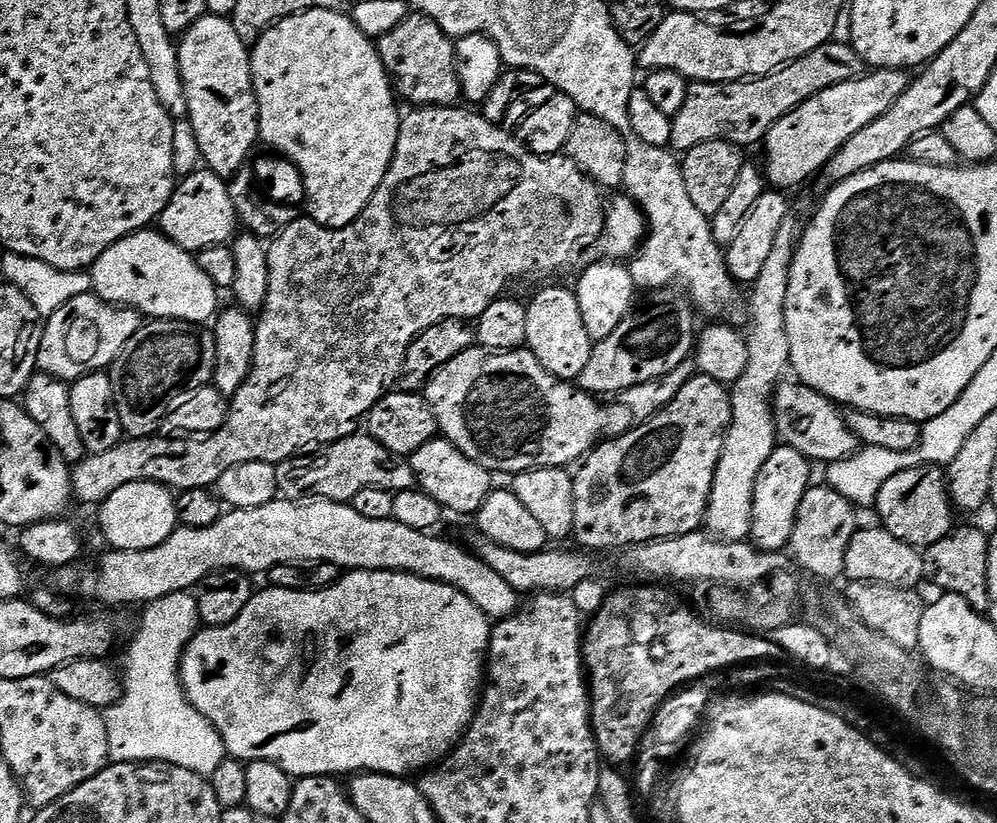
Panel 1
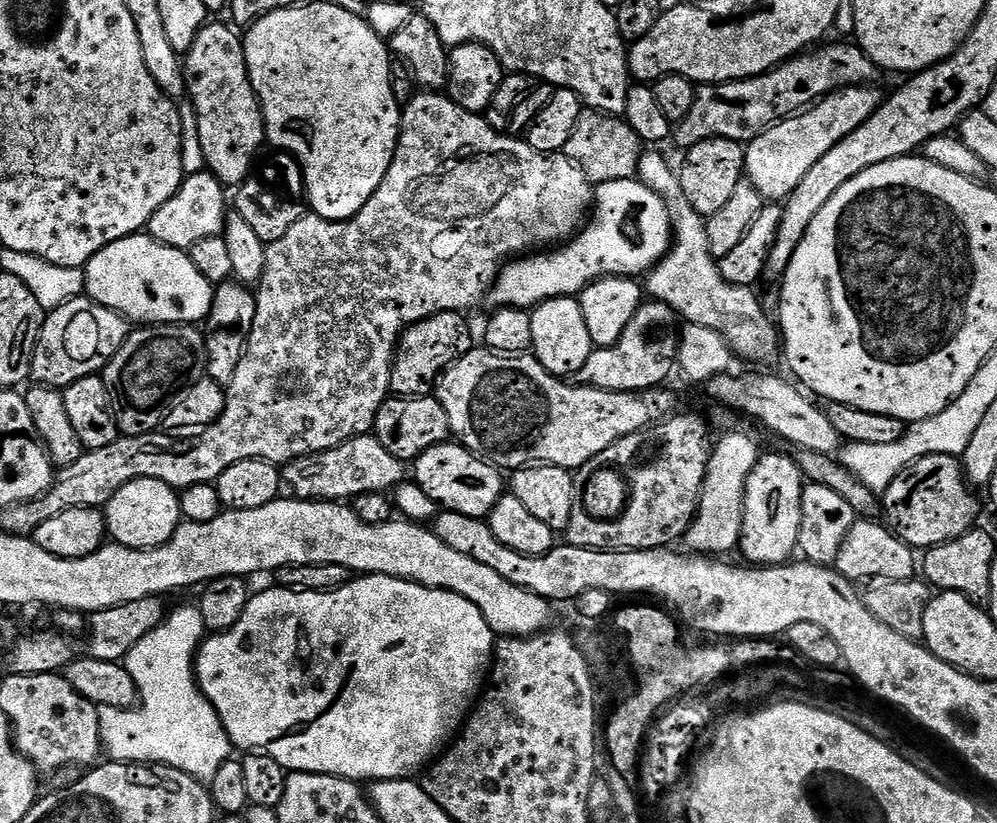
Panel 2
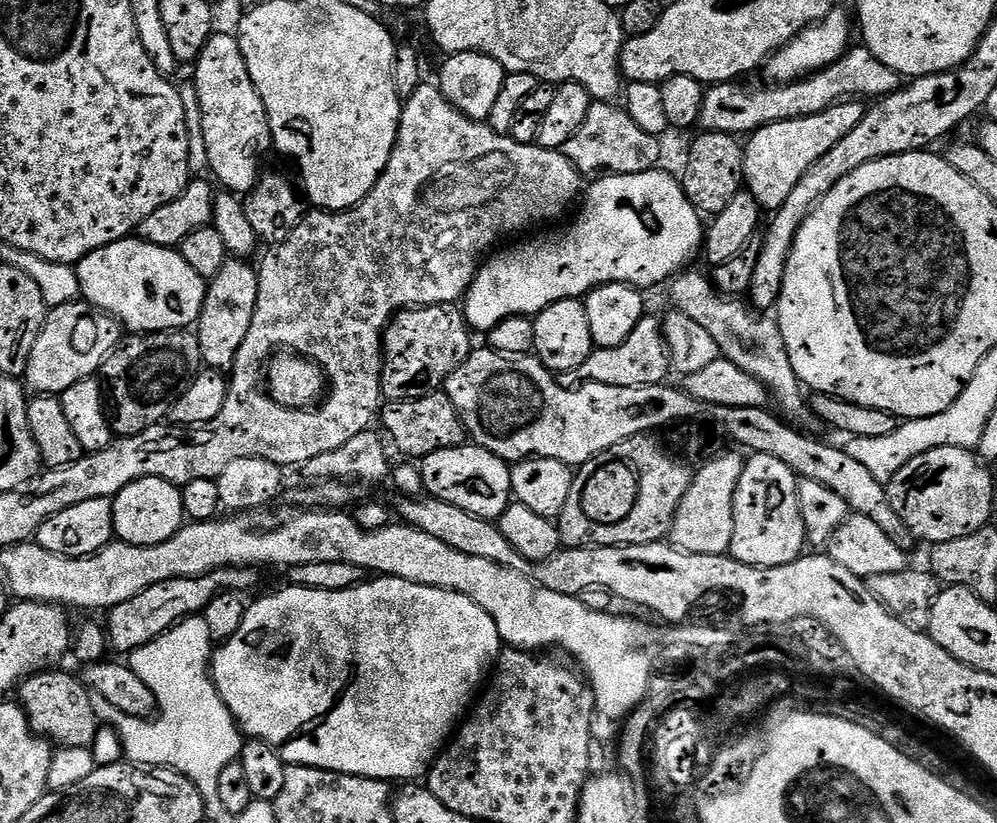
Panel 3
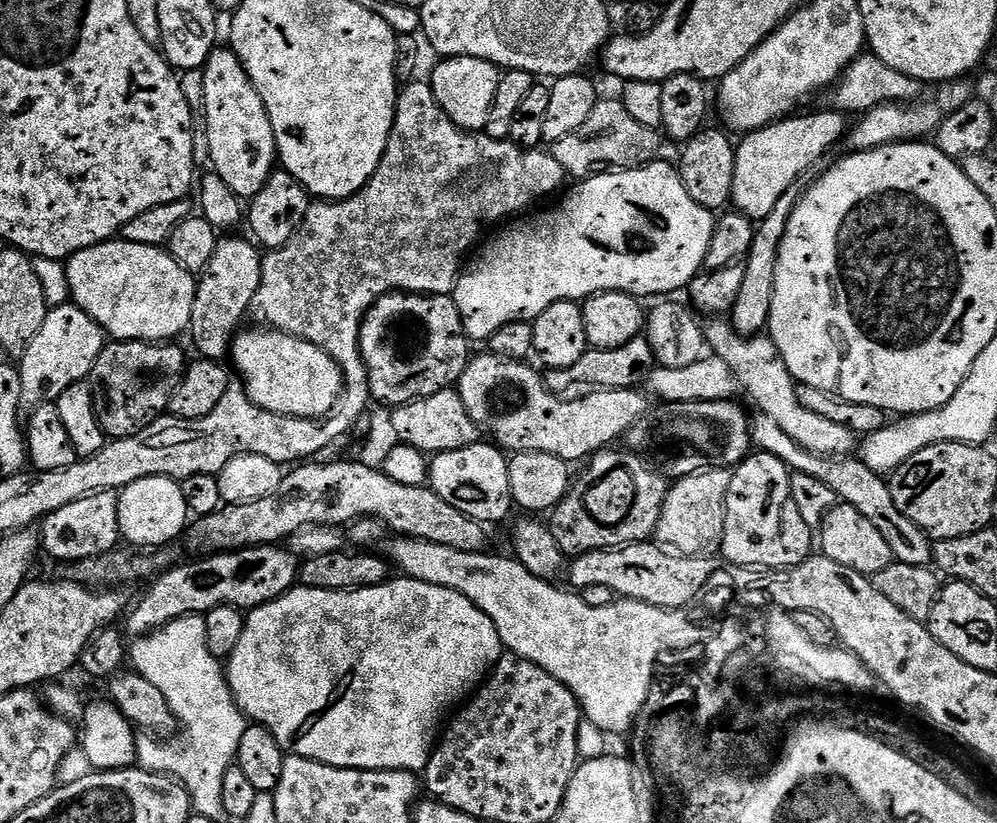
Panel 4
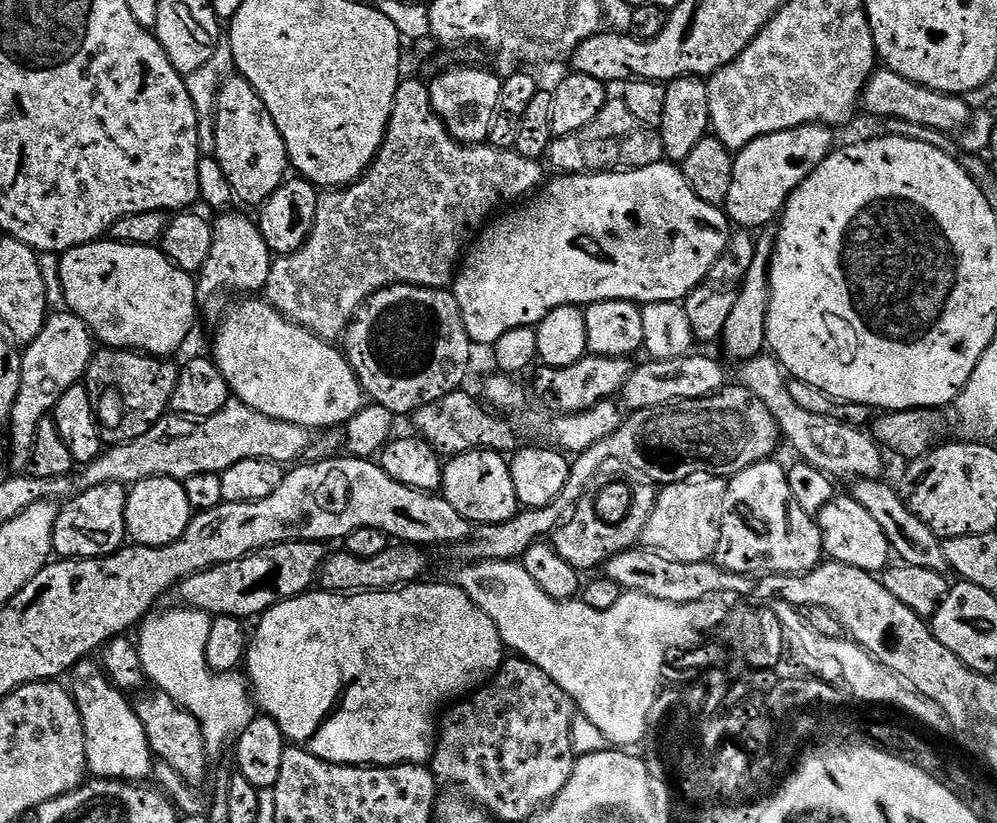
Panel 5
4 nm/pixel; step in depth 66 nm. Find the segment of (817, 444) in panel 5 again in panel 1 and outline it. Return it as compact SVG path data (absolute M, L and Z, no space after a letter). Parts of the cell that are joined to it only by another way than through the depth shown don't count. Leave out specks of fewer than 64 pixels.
M629 135L627 141L622 188L628 199L642 209L646 221L646 239L630 260L637 289L659 290L679 286L703 315L705 312L712 316L708 318L724 318L736 300L738 285L728 272L726 252L714 238L710 217L694 206L690 193L686 191L681 161L668 148L646 146L646 142L637 136Z

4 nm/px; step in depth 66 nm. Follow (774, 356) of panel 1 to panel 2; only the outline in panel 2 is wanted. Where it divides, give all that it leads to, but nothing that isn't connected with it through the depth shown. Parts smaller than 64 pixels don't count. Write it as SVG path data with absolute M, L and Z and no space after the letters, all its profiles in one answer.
M740 431L723 433L715 441L708 463L708 473L704 479L704 489L700 491L700 504L686 537L686 543L693 548L689 548L693 553L720 558L723 557L720 556L723 552L735 553L740 547L746 482L750 470L754 470L762 455L762 449L756 445L755 438L748 432Z

